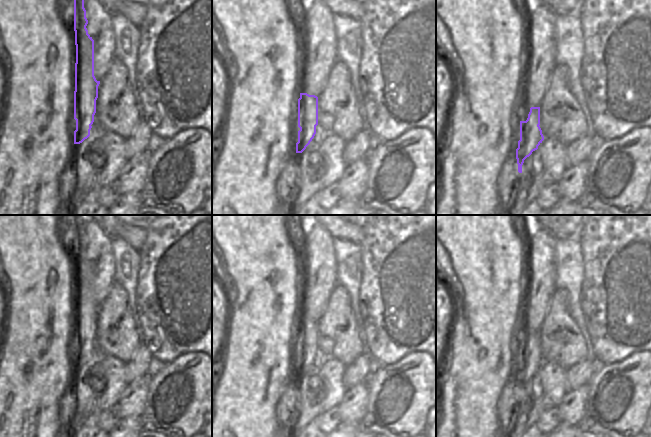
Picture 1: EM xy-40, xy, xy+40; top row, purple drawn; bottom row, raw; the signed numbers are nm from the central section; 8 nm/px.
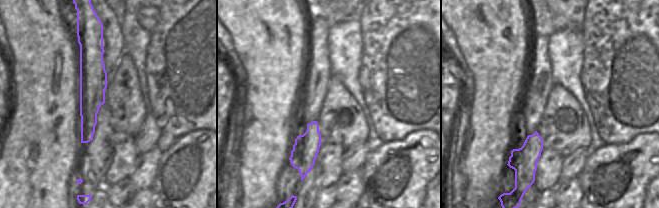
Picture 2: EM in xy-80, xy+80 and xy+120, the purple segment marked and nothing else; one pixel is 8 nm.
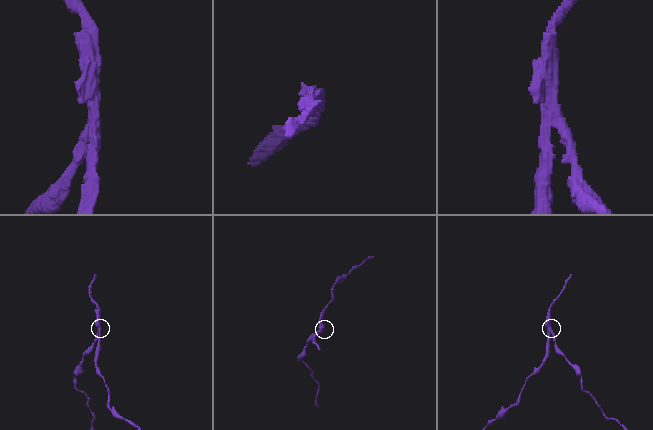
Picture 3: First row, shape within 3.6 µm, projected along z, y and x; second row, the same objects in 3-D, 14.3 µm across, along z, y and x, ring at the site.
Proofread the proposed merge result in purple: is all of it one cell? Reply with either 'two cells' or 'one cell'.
two cells

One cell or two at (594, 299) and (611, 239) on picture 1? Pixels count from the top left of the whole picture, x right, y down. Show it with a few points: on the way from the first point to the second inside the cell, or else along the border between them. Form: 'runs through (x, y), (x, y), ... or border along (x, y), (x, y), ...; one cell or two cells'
runs through (602, 284), (603, 274), (611, 265), (611, 254); one cell

